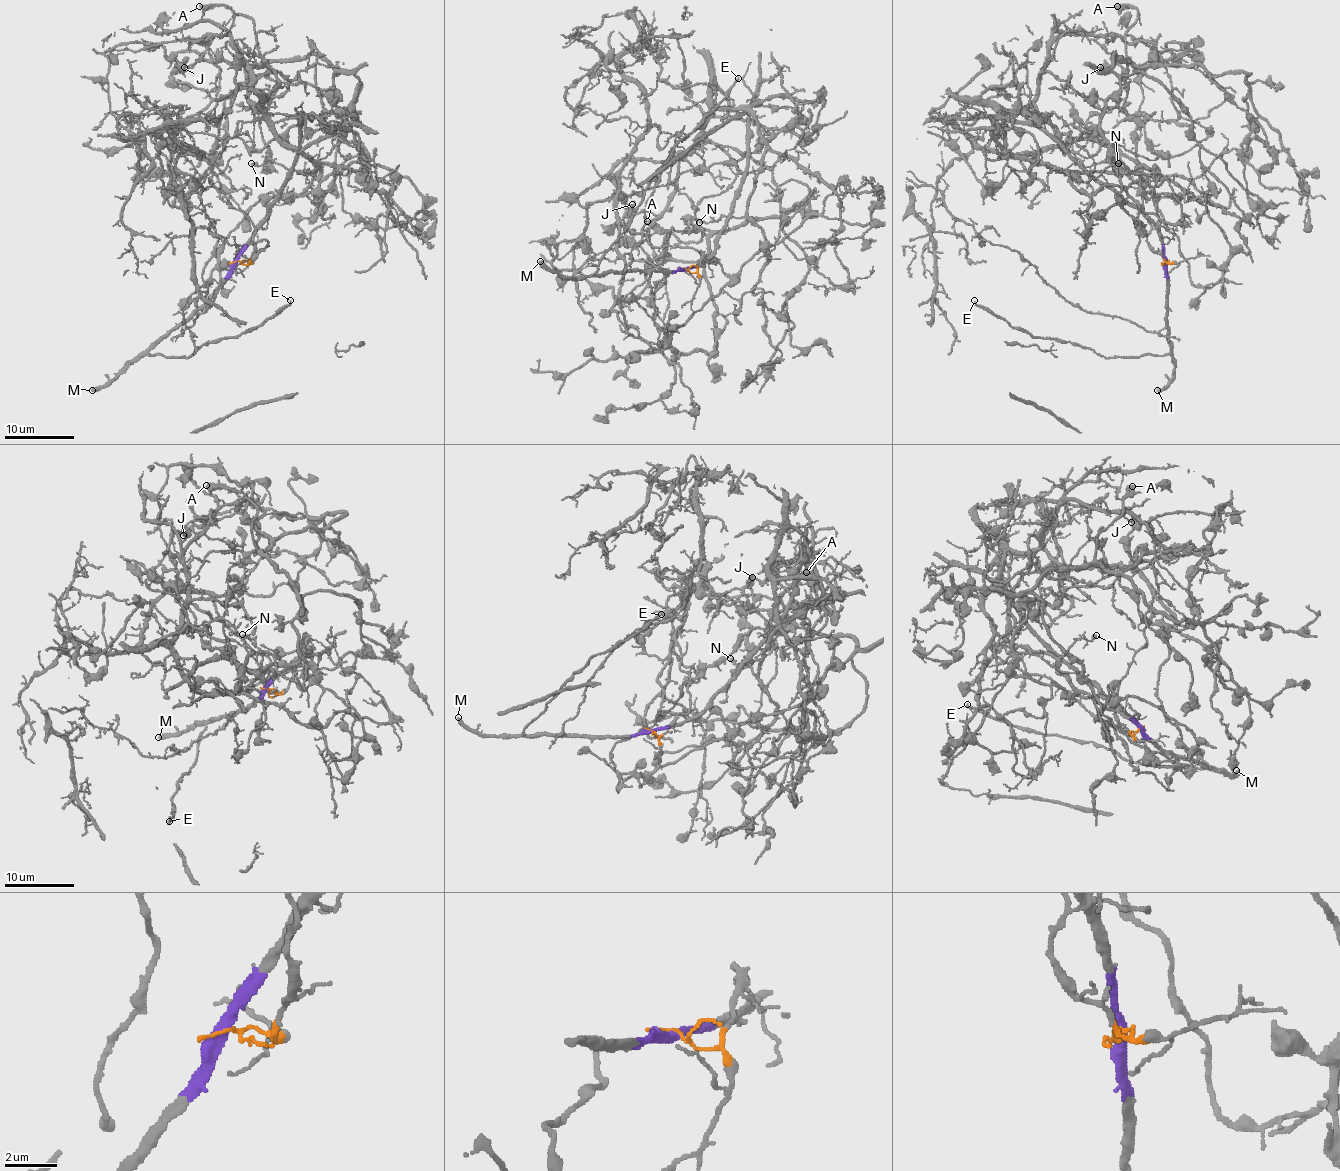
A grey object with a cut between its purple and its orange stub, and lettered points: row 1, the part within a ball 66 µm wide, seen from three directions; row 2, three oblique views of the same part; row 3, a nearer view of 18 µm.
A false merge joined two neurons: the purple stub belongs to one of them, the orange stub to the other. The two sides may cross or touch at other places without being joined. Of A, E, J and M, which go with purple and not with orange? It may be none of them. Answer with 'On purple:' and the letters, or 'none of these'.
On purple: E, M

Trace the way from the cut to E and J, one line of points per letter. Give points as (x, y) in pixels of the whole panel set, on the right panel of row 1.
E: (1164, 262), (1169, 352), (1157, 356), (1105, 357), (1069, 342), (1032, 336), (1011, 328), (975, 300)
J: (1164, 262), (1121, 165), (1155, 180), (1136, 114), (1166, 45), (1140, 38), (1157, 57), (1100, 68)

